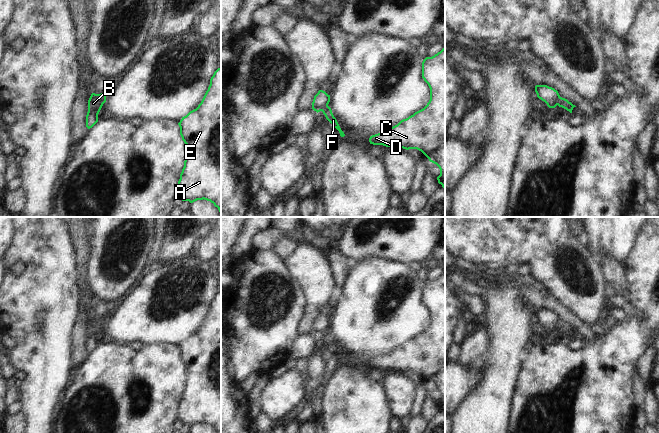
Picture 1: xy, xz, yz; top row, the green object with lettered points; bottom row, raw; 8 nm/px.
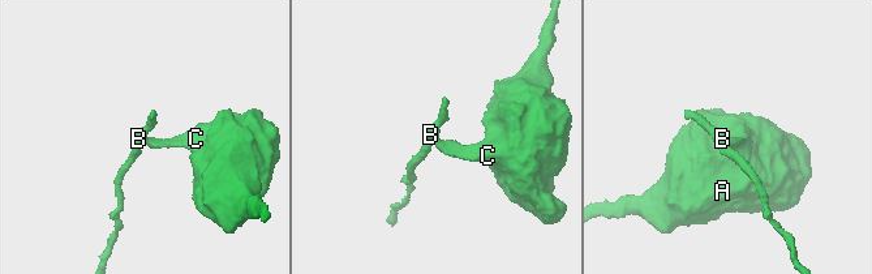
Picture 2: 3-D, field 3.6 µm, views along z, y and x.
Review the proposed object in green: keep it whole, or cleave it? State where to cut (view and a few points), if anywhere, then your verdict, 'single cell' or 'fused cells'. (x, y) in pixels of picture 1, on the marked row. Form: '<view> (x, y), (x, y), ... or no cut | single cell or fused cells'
yz (560, 97), (558, 105) | fused cells

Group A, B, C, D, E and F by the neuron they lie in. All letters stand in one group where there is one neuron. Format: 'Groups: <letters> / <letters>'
Groups: A C D E F / B.

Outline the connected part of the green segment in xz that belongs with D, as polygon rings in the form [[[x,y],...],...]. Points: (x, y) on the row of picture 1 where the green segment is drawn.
[[[445,47],[422,62],[422,78],[430,88],[430,100],[427,105],[385,132],[370,136],[373,145],[400,147],[406,150],[421,151],[430,162],[440,169],[438,183],[445,189]]]

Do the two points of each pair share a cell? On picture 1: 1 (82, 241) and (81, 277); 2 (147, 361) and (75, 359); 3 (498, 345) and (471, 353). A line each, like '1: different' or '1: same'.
1: same
2: different
3: different

